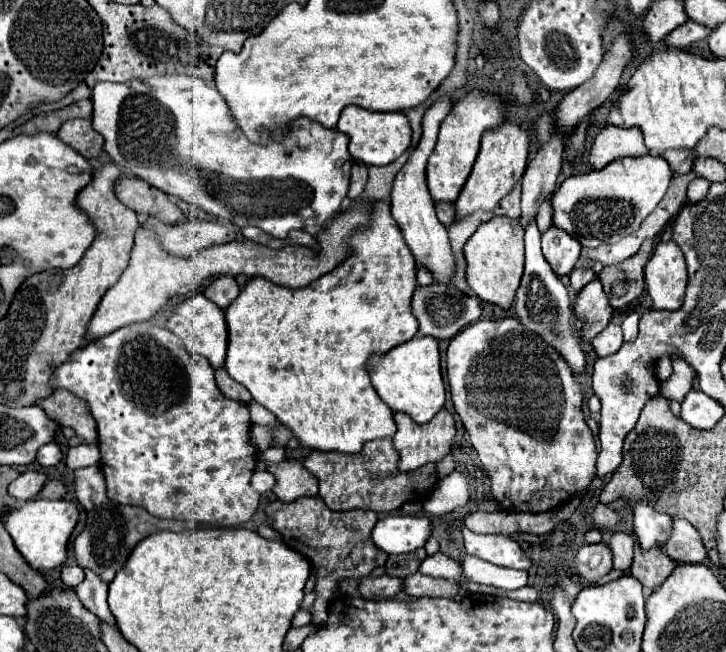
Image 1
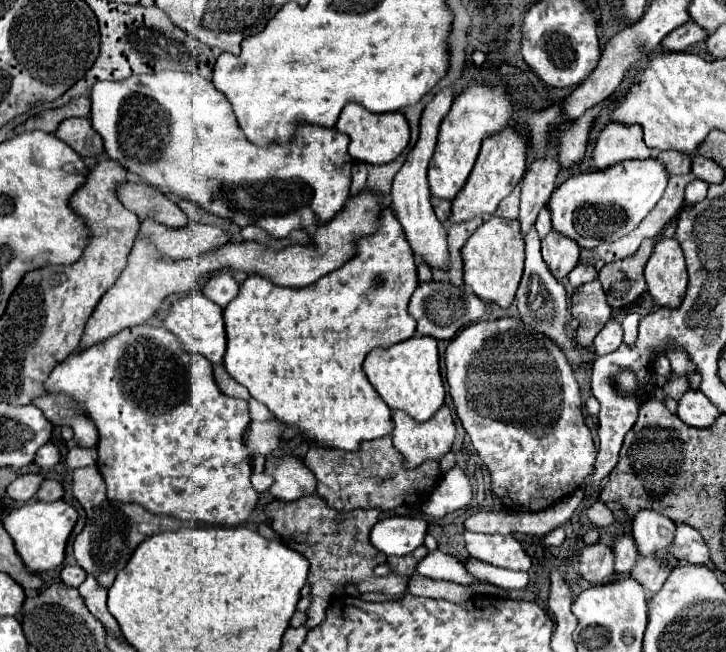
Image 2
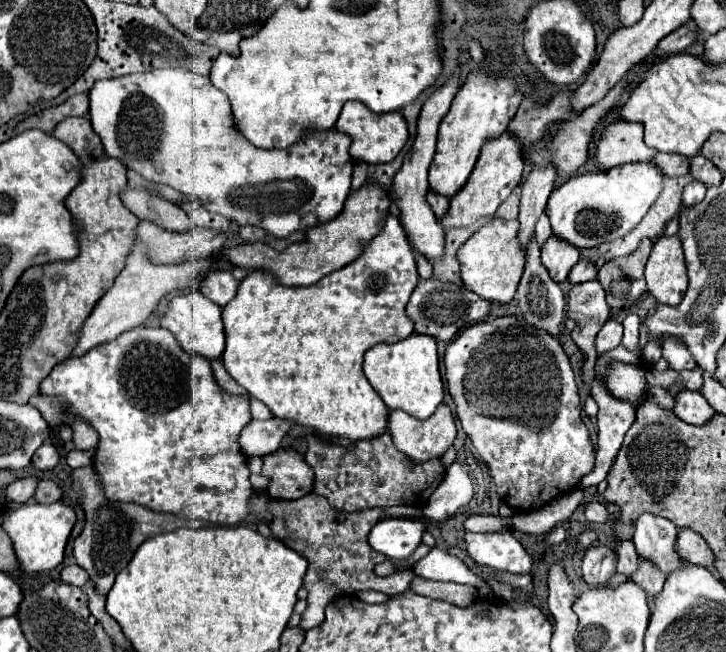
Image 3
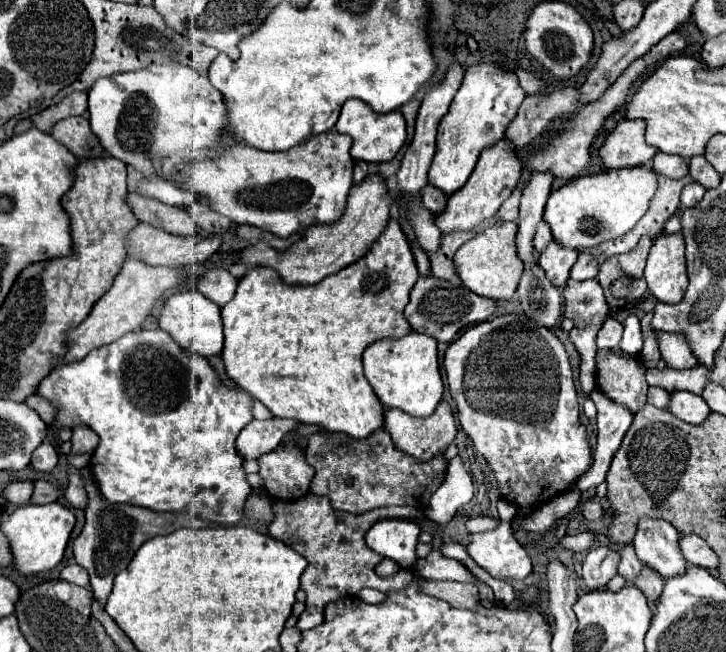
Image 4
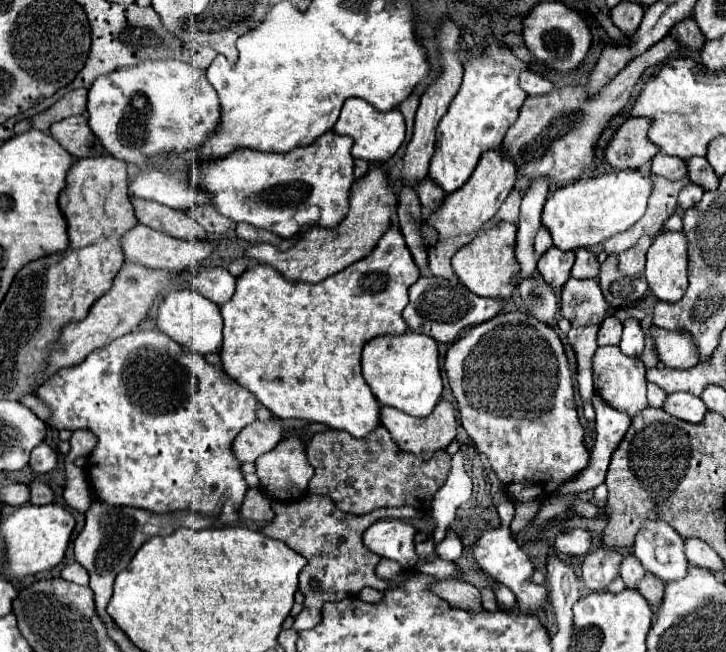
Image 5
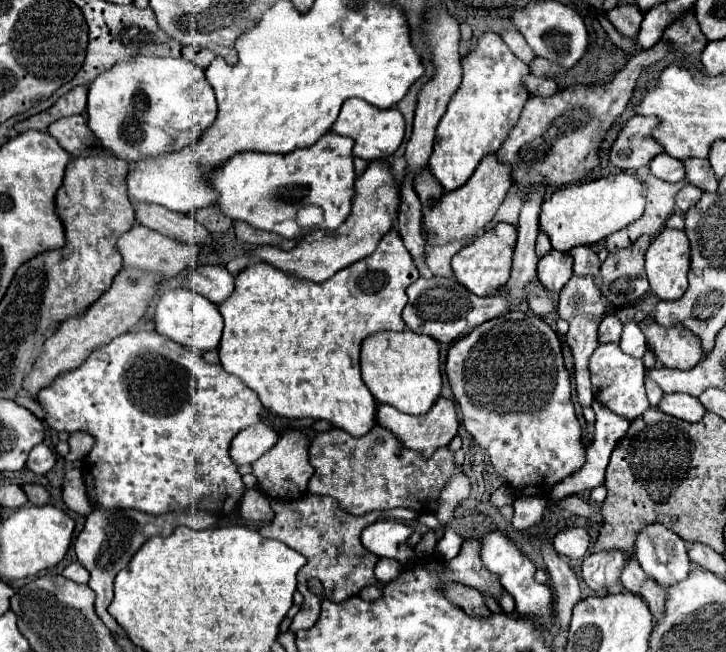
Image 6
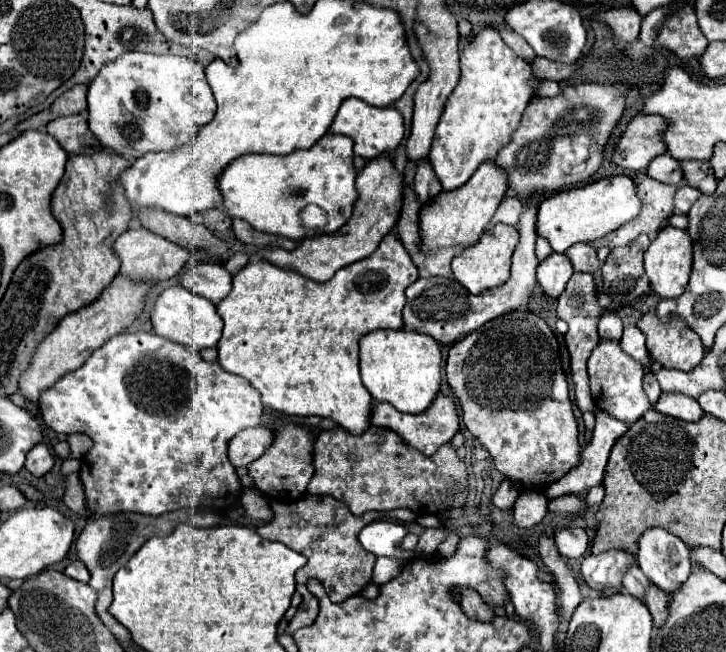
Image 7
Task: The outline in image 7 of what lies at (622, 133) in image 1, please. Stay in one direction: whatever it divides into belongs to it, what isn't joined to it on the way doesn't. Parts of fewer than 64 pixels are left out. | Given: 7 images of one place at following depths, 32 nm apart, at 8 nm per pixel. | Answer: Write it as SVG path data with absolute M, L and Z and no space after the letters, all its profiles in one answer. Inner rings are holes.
M654 114L634 116L616 146L612 158L614 164L640 172L650 164L652 158L666 154L666 142L662 140L662 130L666 130L666 126L666 118Z

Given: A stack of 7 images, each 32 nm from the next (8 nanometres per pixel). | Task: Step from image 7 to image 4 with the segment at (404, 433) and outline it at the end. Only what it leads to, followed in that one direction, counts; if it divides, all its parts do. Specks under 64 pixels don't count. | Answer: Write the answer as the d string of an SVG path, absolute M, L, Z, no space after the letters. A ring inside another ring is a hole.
M440 402L438 408L428 418L414 418L402 410L386 408L384 410L384 428L390 432L394 444L404 450L406 454L418 458L418 460L430 460L436 454L442 454L456 438L456 420L452 406L448 402Z

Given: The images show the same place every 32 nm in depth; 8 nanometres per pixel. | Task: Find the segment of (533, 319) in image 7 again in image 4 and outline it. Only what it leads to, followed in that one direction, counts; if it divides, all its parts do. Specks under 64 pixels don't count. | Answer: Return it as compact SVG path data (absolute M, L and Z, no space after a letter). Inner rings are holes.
M504 314L504 316L496 316L492 320L486 320L482 324L472 326L470 330L466 330L458 340L454 340L444 356L444 368L446 368L446 378L448 378L448 386L450 386L450 394L456 402L458 408L458 420L464 428L464 432L470 436L470 440L474 442L474 448L490 462L490 468L498 480L500 486L500 494L504 500L512 502L514 506L534 506L534 504L544 504L546 500L550 500L552 496L556 496L558 492L566 490L580 474L584 474L590 464L592 464L592 450L588 446L586 440L586 428L582 426L580 418L578 418L578 400L576 400L576 388L574 388L574 378L572 378L572 368L568 362L568 354L560 342L560 338L554 334L554 330L548 330L536 322L530 322L530 318L526 318L526 314Z

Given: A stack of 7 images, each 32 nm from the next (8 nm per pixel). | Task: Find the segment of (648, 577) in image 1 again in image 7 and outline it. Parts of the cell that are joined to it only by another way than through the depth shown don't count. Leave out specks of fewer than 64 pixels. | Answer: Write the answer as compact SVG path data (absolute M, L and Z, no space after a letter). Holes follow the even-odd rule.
M650 586L648 594L646 594L646 606L652 614L652 620L654 620L654 628L662 628L662 624L666 624L666 618L668 618L668 596L658 590L656 586Z

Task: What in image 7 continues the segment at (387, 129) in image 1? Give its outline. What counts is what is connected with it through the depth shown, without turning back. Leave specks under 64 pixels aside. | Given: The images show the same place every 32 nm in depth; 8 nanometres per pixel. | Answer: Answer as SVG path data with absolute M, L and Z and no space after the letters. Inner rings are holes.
M346 98L336 112L330 132L350 136L354 140L354 154L372 160L384 152L392 152L400 144L404 136L404 122L402 122L402 114L394 106L378 108L362 102L360 98Z

